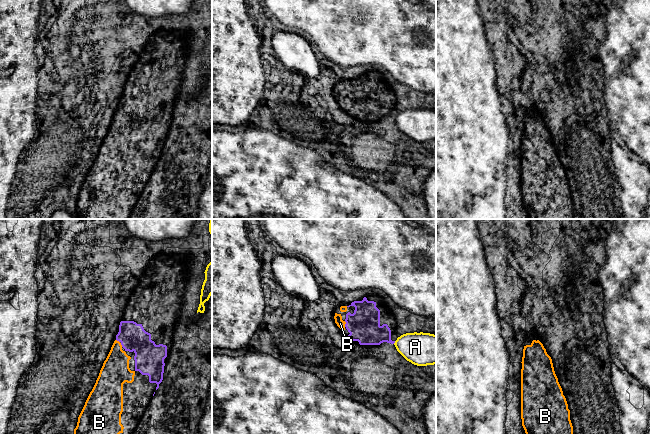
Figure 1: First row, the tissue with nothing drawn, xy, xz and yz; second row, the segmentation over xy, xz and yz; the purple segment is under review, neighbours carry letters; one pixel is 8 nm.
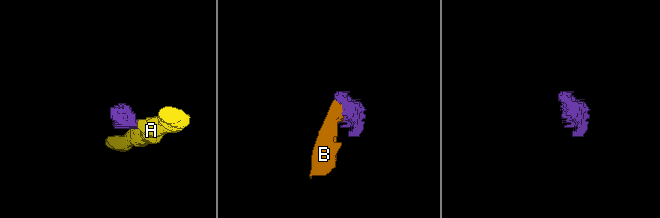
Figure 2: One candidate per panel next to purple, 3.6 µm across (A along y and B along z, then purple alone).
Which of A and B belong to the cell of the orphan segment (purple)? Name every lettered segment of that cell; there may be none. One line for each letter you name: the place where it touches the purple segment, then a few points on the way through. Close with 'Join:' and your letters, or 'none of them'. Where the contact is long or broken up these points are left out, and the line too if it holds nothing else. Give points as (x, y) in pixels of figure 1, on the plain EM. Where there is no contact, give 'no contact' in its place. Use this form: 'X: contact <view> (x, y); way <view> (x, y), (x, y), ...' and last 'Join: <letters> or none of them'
B: contact xy (121, 119); way xy (148, 133), (134, 119), (121, 119), (116, 124), (115, 147)
Join: B

